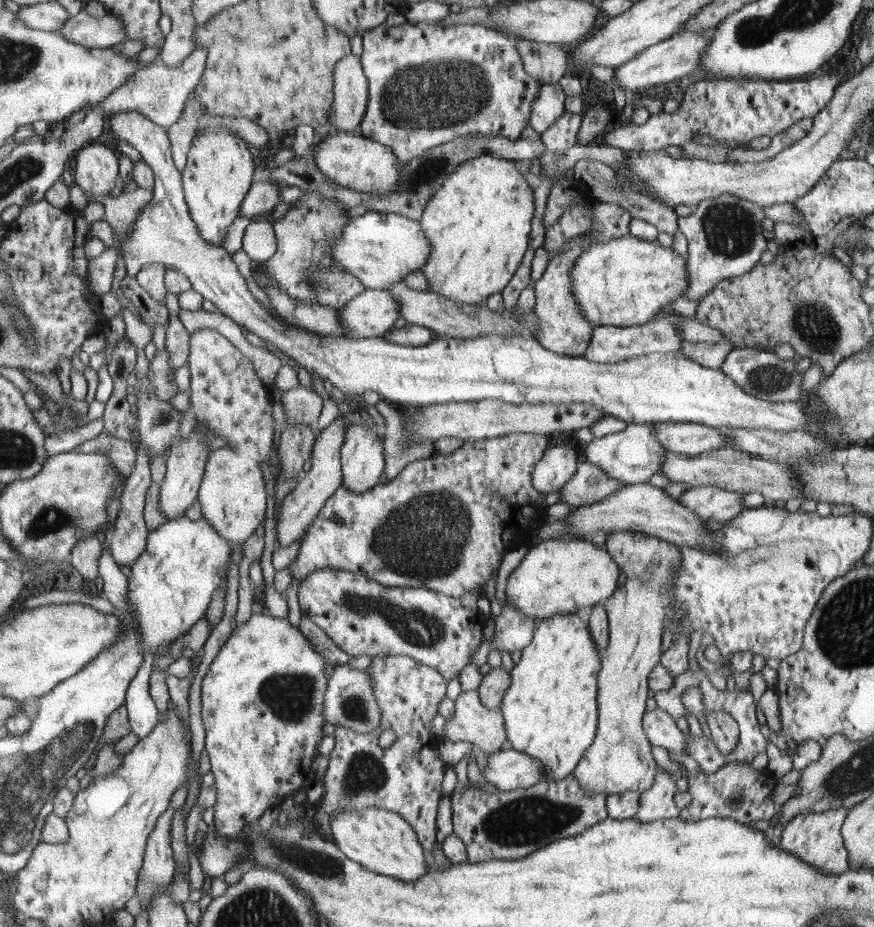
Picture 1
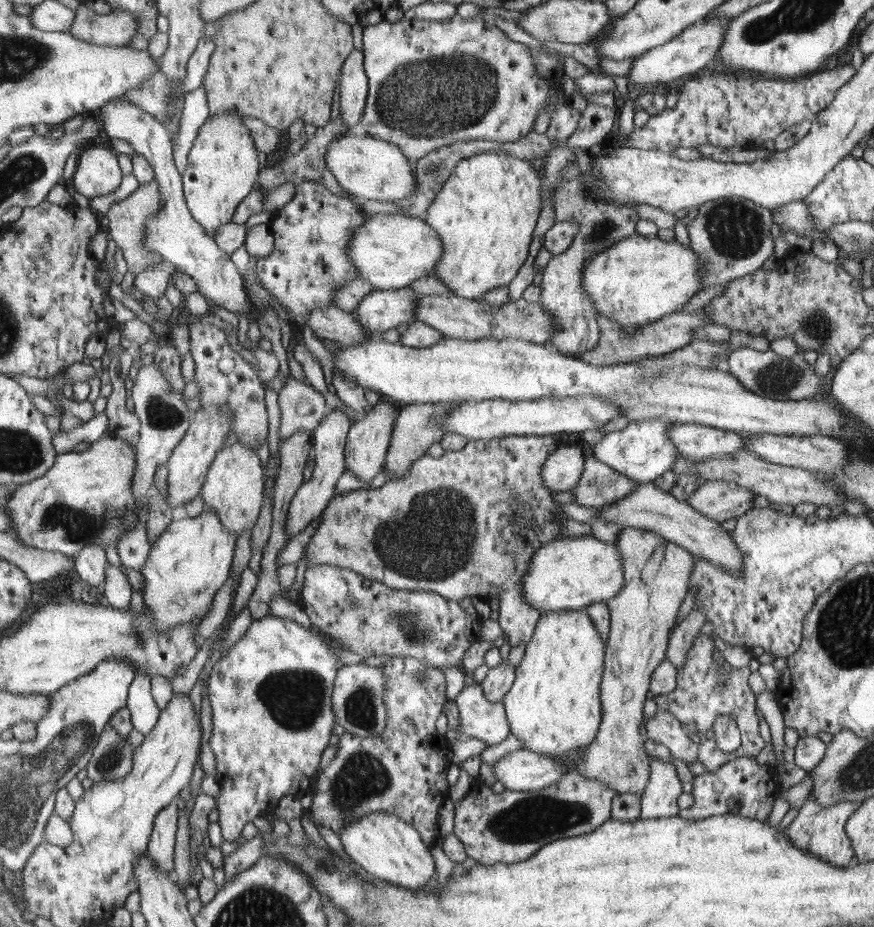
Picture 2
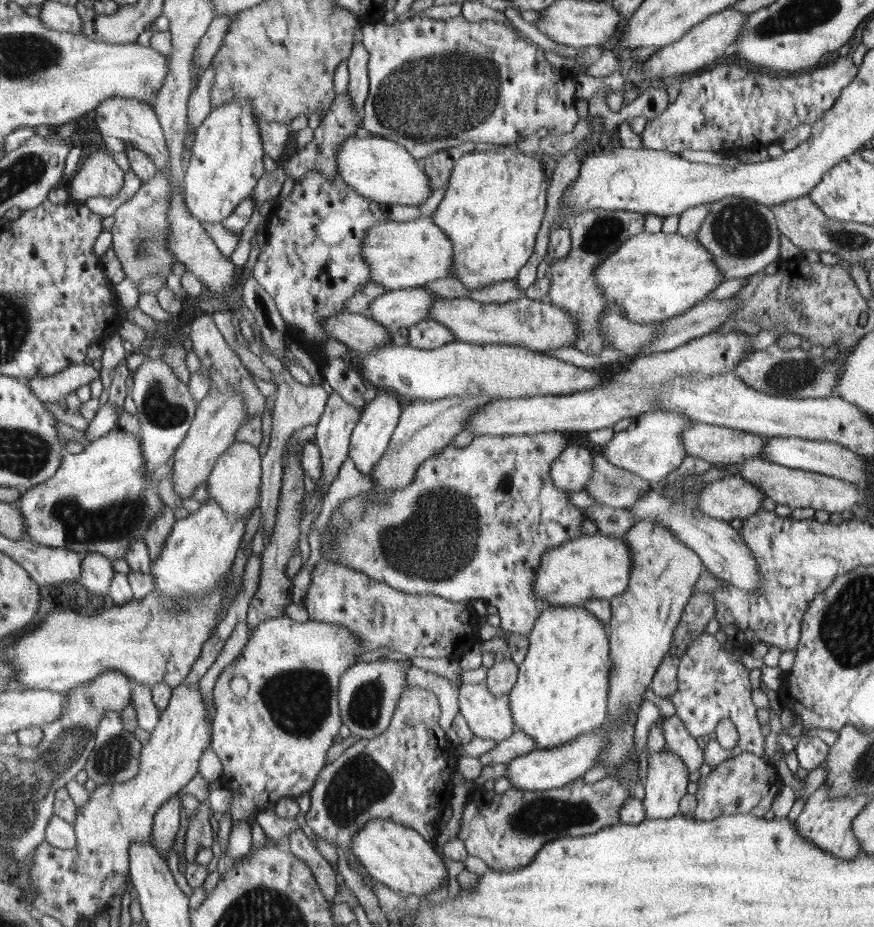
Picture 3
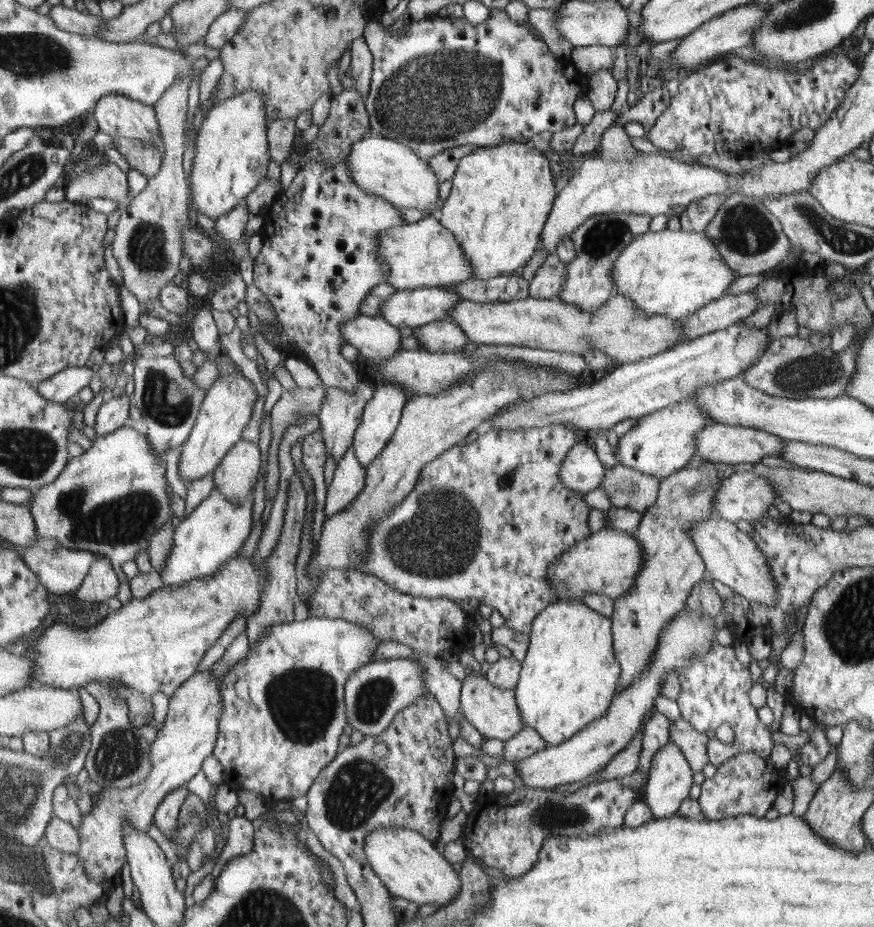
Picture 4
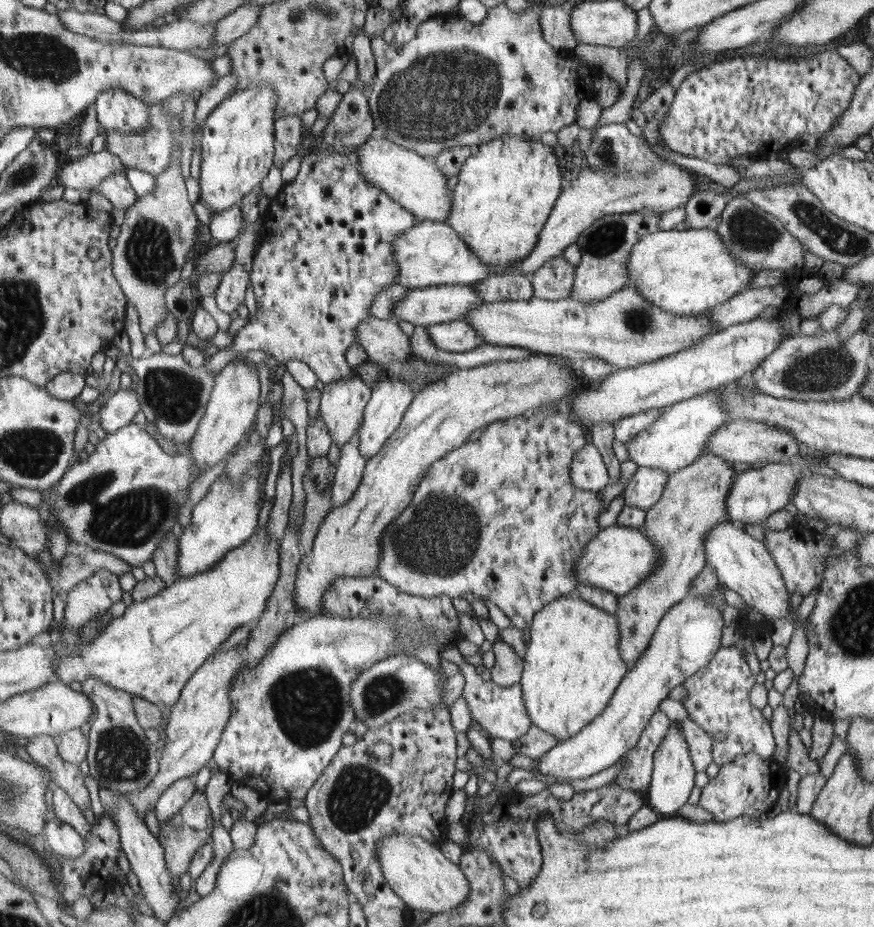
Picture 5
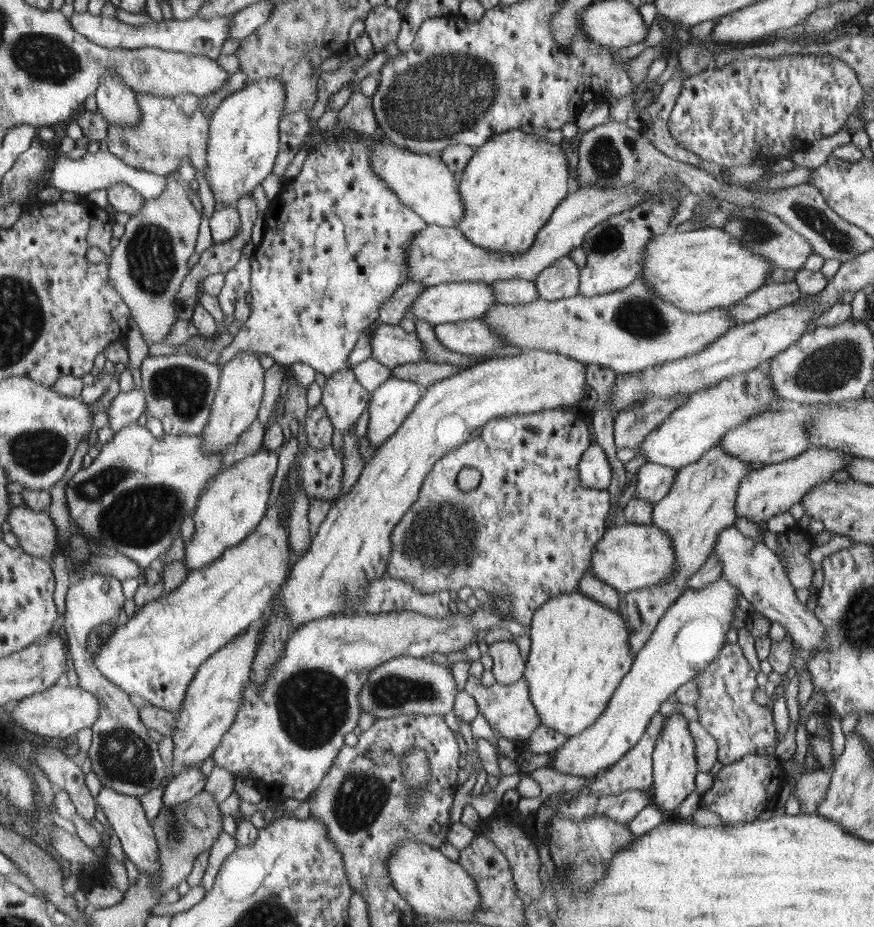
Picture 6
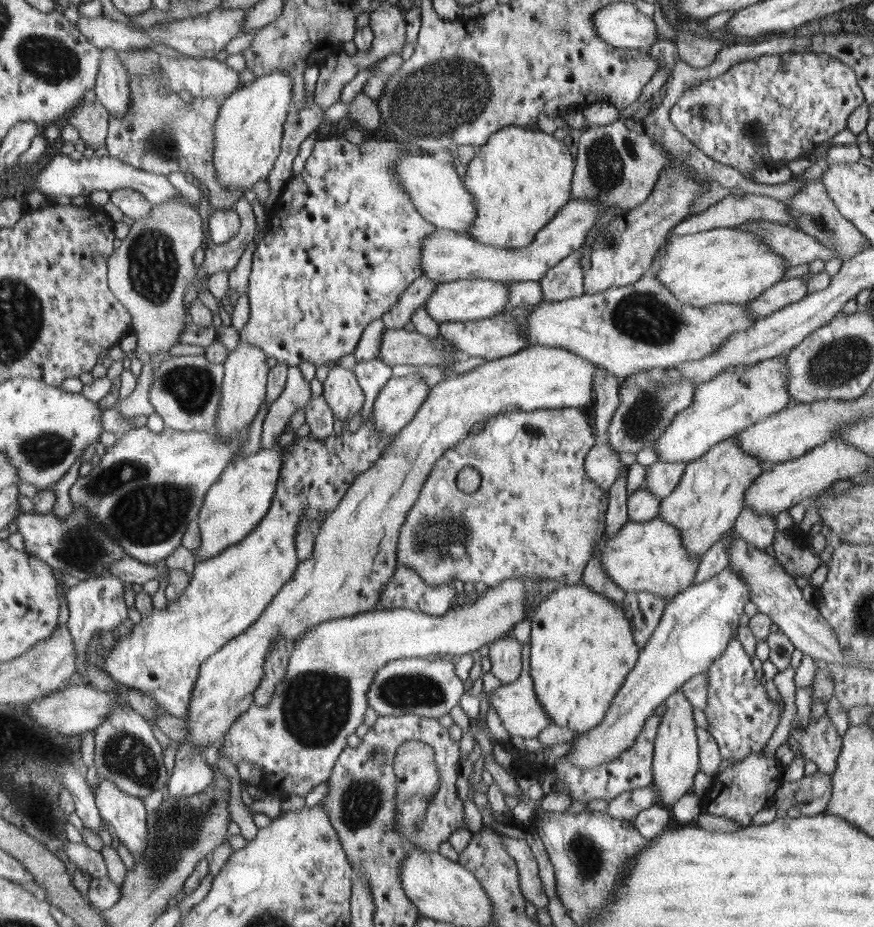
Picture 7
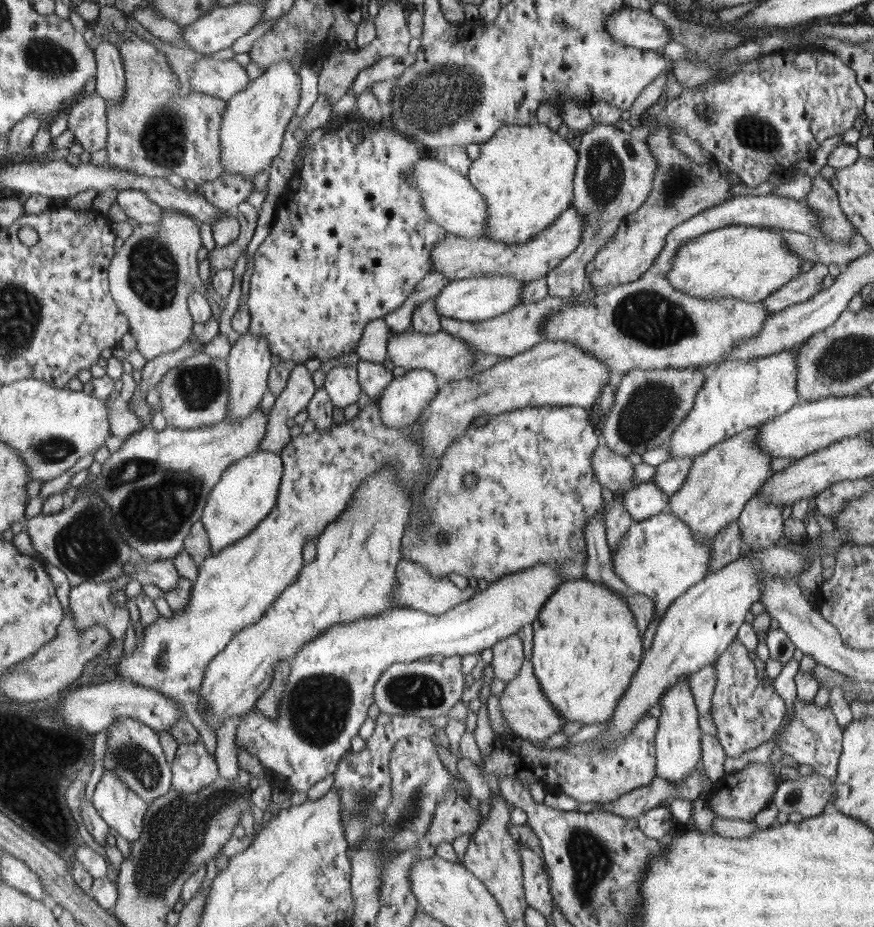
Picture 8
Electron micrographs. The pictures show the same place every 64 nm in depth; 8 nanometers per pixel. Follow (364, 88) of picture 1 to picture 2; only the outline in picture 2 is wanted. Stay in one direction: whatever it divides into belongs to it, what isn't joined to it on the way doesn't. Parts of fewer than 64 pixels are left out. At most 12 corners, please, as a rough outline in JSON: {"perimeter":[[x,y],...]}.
{"perimeter":[[363,49],[342,65],[339,108],[360,122],[369,93]]}

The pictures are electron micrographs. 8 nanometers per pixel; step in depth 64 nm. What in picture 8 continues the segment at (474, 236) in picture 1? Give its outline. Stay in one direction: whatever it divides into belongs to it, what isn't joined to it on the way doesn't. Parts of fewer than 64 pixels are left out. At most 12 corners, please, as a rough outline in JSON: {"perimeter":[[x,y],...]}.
{"perimeter":[[536,119],[498,129],[467,176],[482,238],[525,243],[575,200],[579,154]]}

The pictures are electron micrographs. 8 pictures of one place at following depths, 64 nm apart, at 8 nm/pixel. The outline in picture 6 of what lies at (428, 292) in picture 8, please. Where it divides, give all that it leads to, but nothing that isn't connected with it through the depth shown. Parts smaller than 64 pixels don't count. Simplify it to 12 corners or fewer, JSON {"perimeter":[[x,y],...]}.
{"perimeter":[[400,286],[378,313],[379,321],[399,326],[410,305],[426,288]]}

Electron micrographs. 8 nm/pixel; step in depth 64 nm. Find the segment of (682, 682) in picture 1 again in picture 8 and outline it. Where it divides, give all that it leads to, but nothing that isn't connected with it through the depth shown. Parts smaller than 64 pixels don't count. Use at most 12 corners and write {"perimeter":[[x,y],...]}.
{"perimeter":[[737,639],[710,718],[728,757],[770,741],[787,706]]}

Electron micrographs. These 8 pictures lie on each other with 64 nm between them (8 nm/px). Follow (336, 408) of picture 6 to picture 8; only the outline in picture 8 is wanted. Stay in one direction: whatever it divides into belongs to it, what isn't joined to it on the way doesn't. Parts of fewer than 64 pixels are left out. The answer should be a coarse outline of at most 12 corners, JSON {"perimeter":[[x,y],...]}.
{"perimeter":[[334,366],[324,388],[333,407],[358,404],[361,386],[357,368]]}

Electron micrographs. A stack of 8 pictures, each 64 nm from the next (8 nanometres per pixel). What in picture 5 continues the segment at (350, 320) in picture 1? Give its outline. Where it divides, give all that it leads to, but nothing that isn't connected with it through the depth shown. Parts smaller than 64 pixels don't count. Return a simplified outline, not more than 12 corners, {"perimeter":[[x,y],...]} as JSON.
{"perimeter":[[470,285],[408,290],[392,311],[414,327],[465,318],[484,304]]}

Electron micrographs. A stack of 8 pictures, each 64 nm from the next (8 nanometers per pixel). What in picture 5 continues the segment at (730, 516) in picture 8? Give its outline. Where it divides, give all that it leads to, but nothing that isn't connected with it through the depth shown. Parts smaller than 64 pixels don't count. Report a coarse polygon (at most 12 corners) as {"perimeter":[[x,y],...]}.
{"perimeter":[[704,452],[669,475],[642,530],[661,562],[618,598],[629,670],[730,521],[733,463]]}

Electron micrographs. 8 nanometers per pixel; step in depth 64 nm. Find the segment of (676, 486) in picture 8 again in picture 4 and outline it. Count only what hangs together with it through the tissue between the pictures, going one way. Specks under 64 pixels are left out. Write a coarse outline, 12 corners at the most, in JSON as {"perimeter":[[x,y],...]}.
{"perimeter":[[617,464],[600,487],[612,508],[643,513],[655,504],[660,477]]}

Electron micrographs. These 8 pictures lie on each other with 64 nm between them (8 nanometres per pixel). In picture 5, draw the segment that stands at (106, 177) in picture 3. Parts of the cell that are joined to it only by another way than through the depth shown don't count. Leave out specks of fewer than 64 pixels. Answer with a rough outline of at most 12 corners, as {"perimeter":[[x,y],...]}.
{"perimeter":[[115,172],[90,190],[65,189],[63,199],[86,202],[104,195],[118,210],[128,210],[140,197],[125,174]]}

